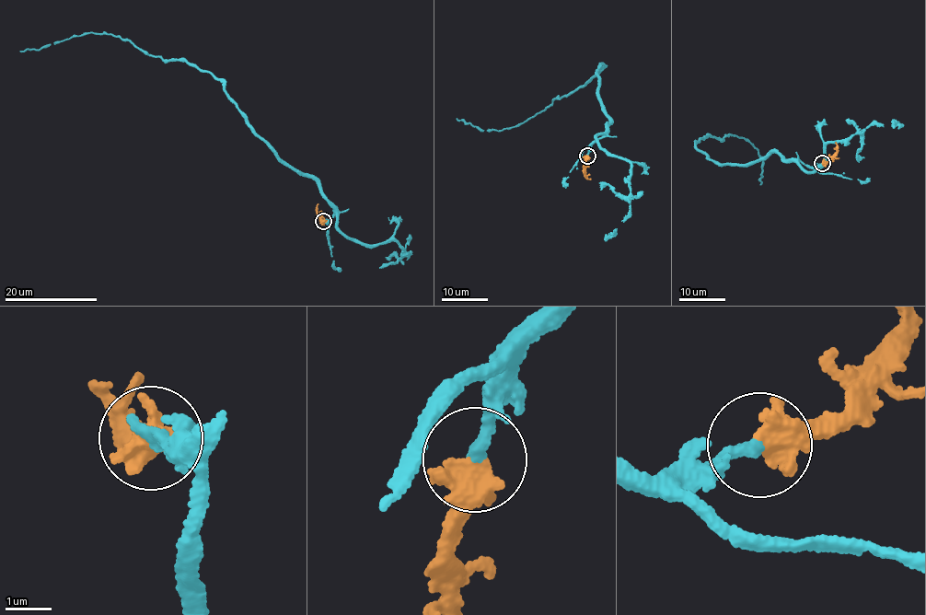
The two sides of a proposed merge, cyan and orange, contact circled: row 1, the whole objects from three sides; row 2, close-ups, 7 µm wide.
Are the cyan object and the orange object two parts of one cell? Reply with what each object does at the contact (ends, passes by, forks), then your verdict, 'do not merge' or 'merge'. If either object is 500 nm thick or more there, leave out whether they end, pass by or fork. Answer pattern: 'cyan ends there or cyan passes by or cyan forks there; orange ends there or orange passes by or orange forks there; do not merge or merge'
cyan ends there; orange passes by; merge

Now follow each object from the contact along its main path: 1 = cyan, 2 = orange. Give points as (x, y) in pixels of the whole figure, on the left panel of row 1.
1: (323, 222), (333, 212), (319, 184), (275, 154), (210, 74), (148, 55), (109, 34), (91, 32), (19, 52)
2: (323, 221), (318, 214), (318, 203)

